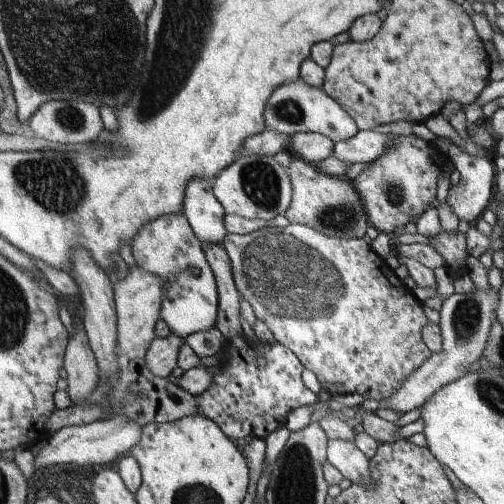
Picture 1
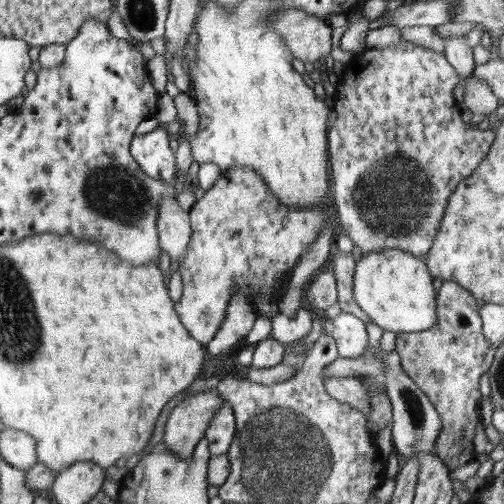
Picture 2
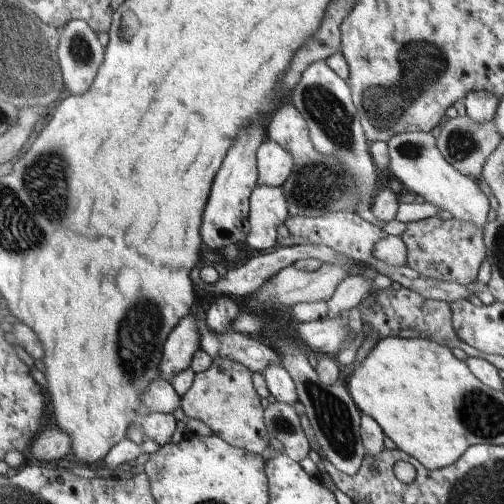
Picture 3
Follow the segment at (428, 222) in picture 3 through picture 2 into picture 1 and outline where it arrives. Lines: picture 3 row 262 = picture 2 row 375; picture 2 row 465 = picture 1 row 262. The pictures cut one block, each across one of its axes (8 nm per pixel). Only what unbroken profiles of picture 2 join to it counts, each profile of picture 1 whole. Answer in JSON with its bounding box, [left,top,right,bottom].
[427,232,469,270]

